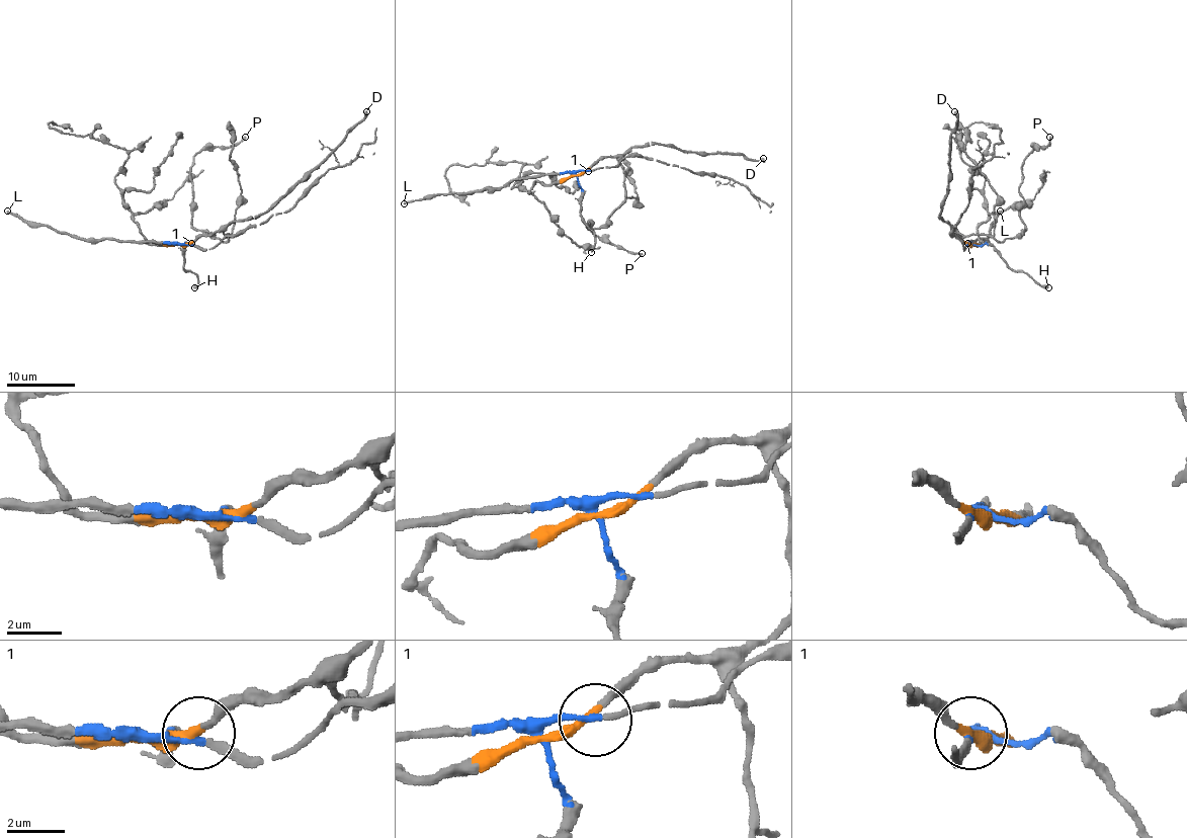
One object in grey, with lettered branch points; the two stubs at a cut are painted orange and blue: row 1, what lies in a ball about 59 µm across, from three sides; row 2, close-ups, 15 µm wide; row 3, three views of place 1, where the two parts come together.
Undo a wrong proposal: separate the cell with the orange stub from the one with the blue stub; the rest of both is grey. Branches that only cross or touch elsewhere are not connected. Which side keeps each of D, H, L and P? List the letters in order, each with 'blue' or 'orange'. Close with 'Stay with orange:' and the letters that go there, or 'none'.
D: orange
H: blue
L: blue
P: orange
Stay with orange: D, P

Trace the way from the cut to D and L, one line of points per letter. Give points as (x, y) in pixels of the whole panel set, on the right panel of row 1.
D: (971, 245), (956, 236), (940, 218), (940, 203), (947, 195), (949, 137), (957, 119), (954, 111)
L: (971, 245), (974, 240), (985, 240), (1001, 211)

